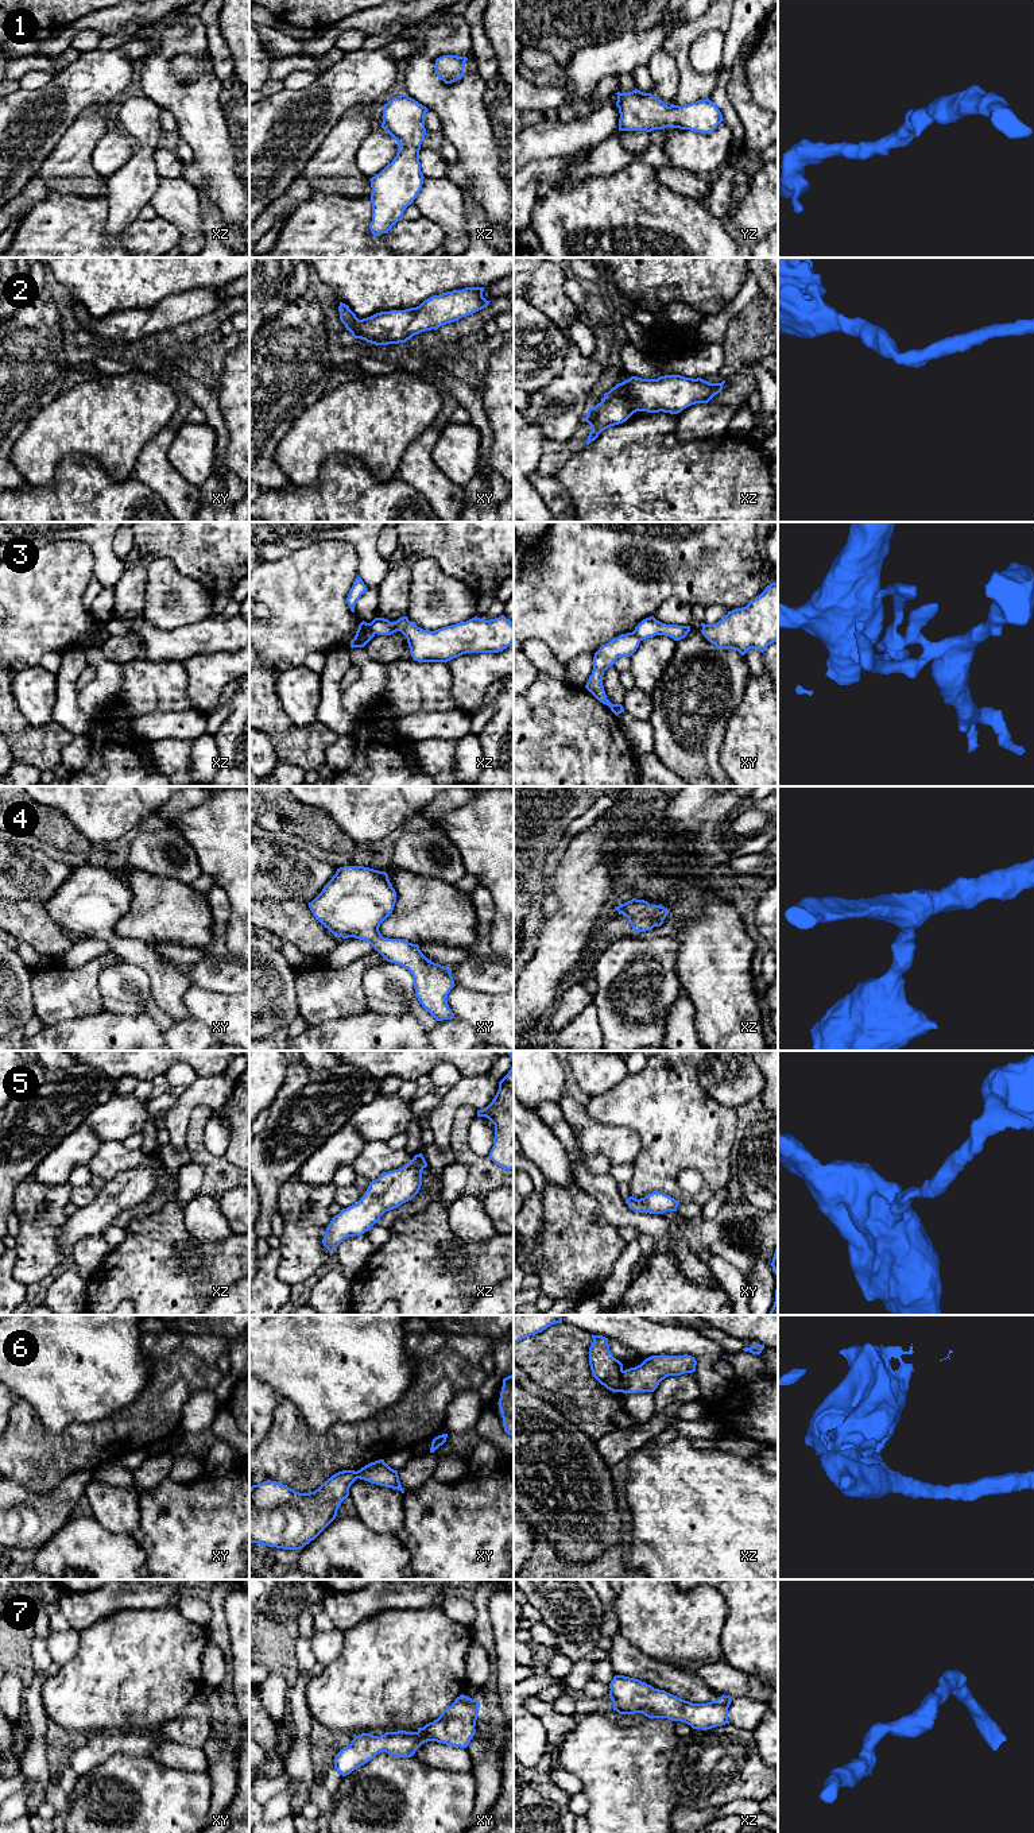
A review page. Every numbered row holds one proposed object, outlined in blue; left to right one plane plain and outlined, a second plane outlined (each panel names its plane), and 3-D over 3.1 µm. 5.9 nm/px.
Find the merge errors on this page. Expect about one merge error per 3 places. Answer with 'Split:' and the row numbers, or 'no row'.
Split: 3, 6

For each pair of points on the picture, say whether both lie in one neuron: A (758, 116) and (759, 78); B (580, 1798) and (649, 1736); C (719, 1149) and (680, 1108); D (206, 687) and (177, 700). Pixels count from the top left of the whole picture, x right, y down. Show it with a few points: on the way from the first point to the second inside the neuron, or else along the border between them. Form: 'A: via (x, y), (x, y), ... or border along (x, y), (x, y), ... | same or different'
A: border along (746, 74), (751, 97), (763, 109) | different
B: border along (581, 1791), (588, 1799), (585, 1814) | different
C: via (708, 1140), (686, 1118) | same
D: border along (182, 665), (186, 673), (186, 695), (194, 708) | different

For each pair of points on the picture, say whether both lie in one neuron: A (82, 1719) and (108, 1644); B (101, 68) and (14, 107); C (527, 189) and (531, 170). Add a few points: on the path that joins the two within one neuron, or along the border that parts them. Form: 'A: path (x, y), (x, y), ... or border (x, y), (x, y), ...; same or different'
A: path (88, 1700), (108, 1679), (108, 1663); same
B: path (78, 76), (49, 108), (37, 108); same
C: path (527, 185), (527, 178), (531, 174); same

